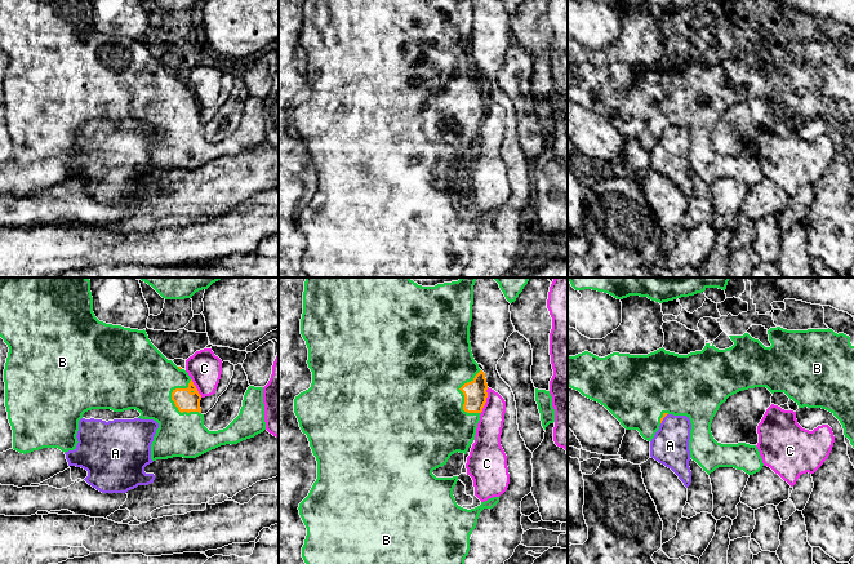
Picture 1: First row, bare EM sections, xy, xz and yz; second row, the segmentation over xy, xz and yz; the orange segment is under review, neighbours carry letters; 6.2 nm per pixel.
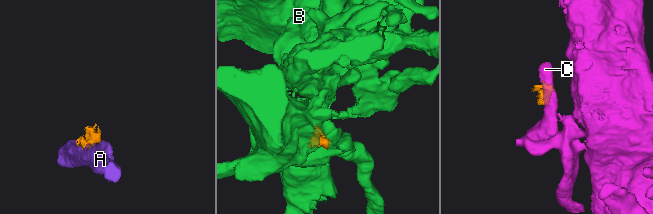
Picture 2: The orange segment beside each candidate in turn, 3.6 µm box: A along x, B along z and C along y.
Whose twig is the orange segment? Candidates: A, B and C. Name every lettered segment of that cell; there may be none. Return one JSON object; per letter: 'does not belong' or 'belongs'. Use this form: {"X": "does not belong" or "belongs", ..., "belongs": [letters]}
{"A": "does not belong", "B": "belongs", "C": "does not belong", "belongs": ["B"]}

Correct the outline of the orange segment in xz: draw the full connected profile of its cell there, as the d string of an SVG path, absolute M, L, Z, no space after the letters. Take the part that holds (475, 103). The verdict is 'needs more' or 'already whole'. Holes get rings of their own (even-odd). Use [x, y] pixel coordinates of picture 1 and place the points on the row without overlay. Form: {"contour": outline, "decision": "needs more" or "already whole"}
{"contour": "M304 0L301 45L308 59L307 75L312 83L312 94L308 101L295 107L294 124L317 172L317 190L298 218L307 239L302 258L307 277L464 277L470 247L476 239L479 226L484 219L493 219L499 208L489 209L471 221L463 219L453 206L458 187L436 188L432 182L446 176L452 165L466 165L475 151L488 108L485 84L471 62L472 15L473 0Z", "decision": "needs more"}

